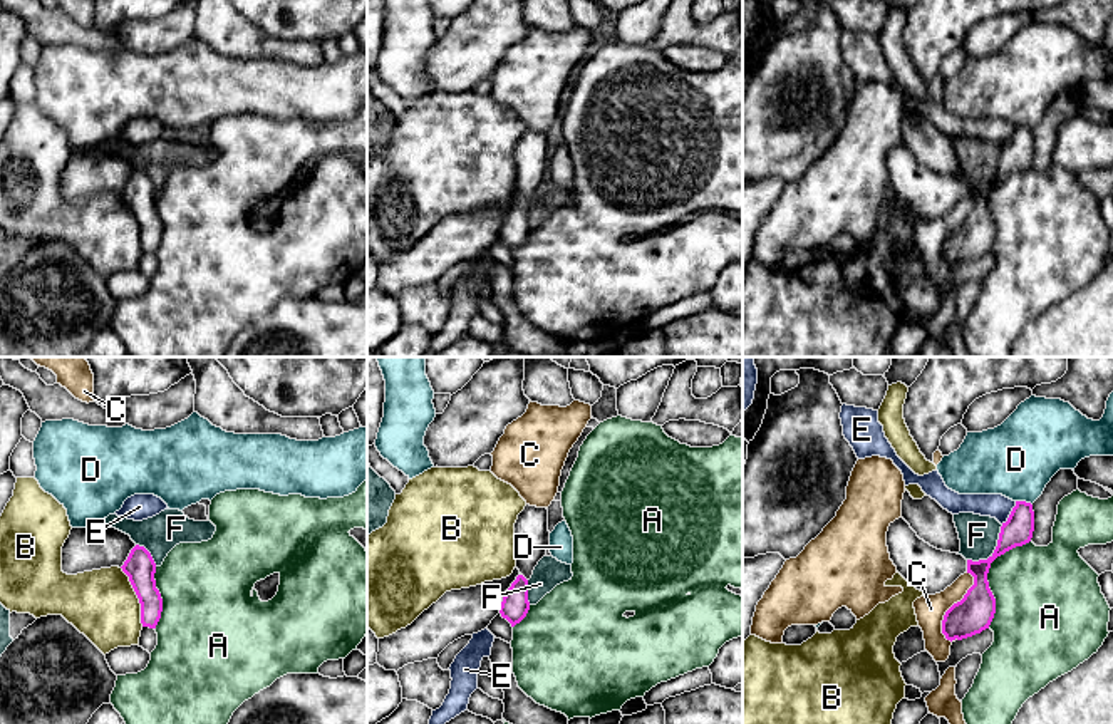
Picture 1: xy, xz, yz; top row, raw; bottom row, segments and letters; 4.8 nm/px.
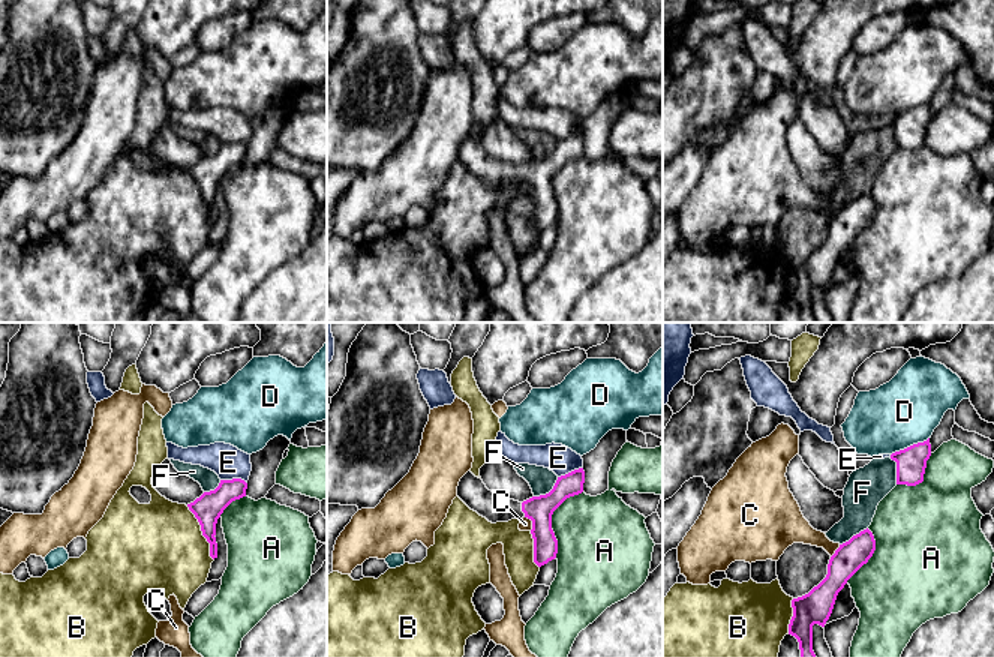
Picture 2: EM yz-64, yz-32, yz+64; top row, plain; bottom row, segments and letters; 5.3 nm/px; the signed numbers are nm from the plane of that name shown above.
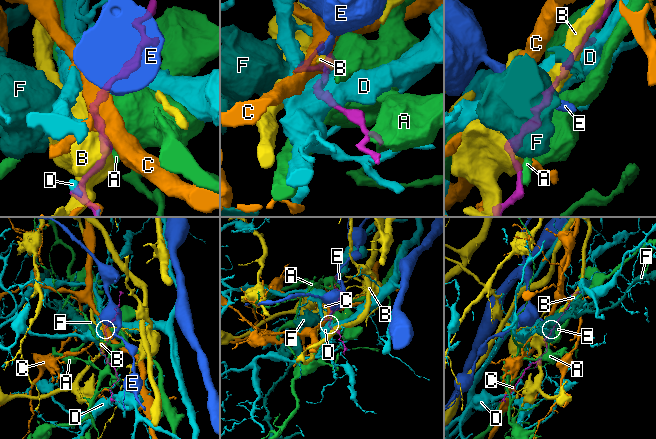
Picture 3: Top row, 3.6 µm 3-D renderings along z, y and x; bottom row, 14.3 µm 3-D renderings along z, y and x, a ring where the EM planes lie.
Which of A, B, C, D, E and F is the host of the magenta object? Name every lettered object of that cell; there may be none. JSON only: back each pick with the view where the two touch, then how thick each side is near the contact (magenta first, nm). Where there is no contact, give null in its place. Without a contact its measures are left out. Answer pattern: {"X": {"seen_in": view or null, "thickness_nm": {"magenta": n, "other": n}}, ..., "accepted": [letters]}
{"accepted": []}

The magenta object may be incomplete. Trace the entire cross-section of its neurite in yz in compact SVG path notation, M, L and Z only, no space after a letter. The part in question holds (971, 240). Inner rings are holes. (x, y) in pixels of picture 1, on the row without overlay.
M1016 126L1007 146L1001 151L997 171L987 184L972 186L962 179L937 174L920 164L903 142L890 147L887 171L897 196L927 220L944 216L965 196L974 201L974 209L964 223L944 240L942 258L952 266L989 253L996 238L996 223L987 206L991 188L1006 176L1029 168L1033 156L1033 129Z

